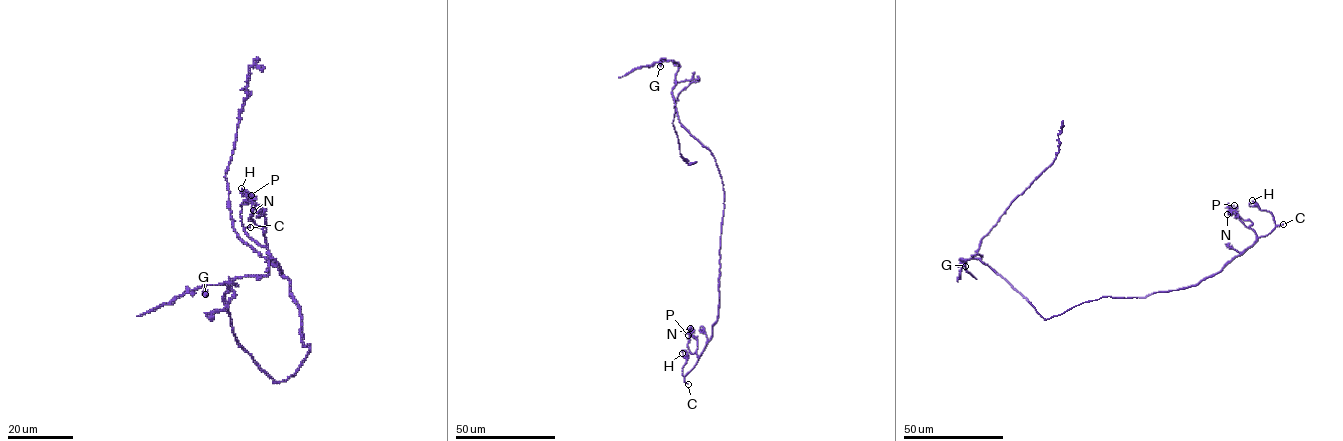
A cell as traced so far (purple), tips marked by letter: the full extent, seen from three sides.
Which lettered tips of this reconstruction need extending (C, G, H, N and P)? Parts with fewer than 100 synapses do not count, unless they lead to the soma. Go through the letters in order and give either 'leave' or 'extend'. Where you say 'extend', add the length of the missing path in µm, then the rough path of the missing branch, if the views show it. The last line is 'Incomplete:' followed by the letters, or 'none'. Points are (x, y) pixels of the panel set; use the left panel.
C: extend | 35 µm | (250, 227), (248, 192), (237, 178), (238, 156), (244, 153), (249, 160)
G: leave
H: leave
N: leave
P: leave
Incomplete: C

